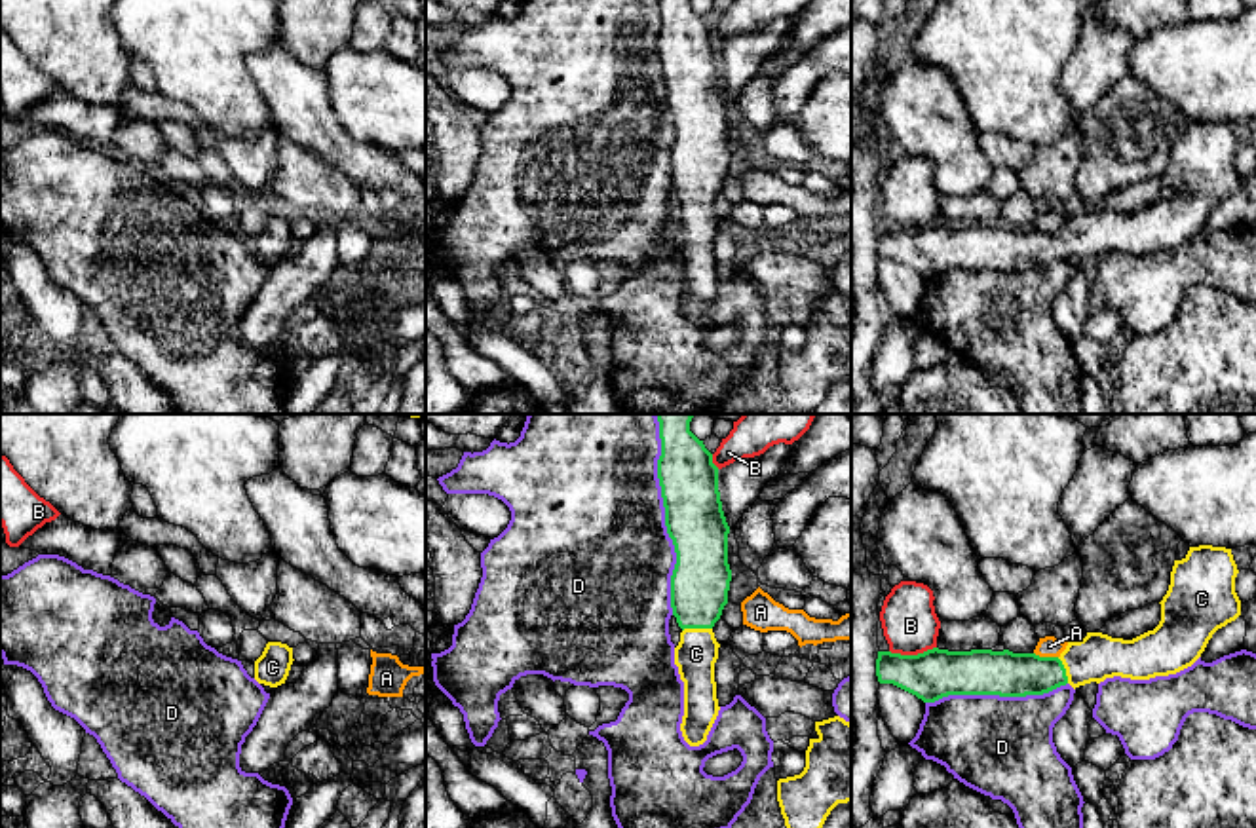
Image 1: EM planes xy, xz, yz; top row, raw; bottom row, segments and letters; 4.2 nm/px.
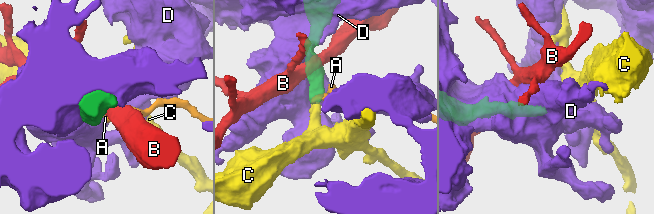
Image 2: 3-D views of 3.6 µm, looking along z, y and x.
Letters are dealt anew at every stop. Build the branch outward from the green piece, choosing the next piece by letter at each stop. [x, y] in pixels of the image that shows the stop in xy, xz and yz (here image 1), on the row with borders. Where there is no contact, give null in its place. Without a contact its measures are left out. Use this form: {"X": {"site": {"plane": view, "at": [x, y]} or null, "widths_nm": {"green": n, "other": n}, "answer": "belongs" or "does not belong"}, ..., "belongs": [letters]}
{"A": {"site": {"plane": "yz", "at": [1046, 658]}, "widths_nm": {"green": 190, "other": 90}, "answer": "does not belong"}, "B": {"site": {"plane": "yz", "at": [913, 656]}, "widths_nm": {"green": 200, "other": 240}, "answer": "does not belong"}, "C": {"site": {"plane": "xz", "at": [696, 627]}, "widths_nm": {"green": 240, "other": 180}, "answer": "belongs"}, "D": {"site": {"plane": "xz", "at": [666, 515]}, "widths_nm": {"green": 240, "other": 500}, "answer": "does not belong"}, "belongs": ["C"]}

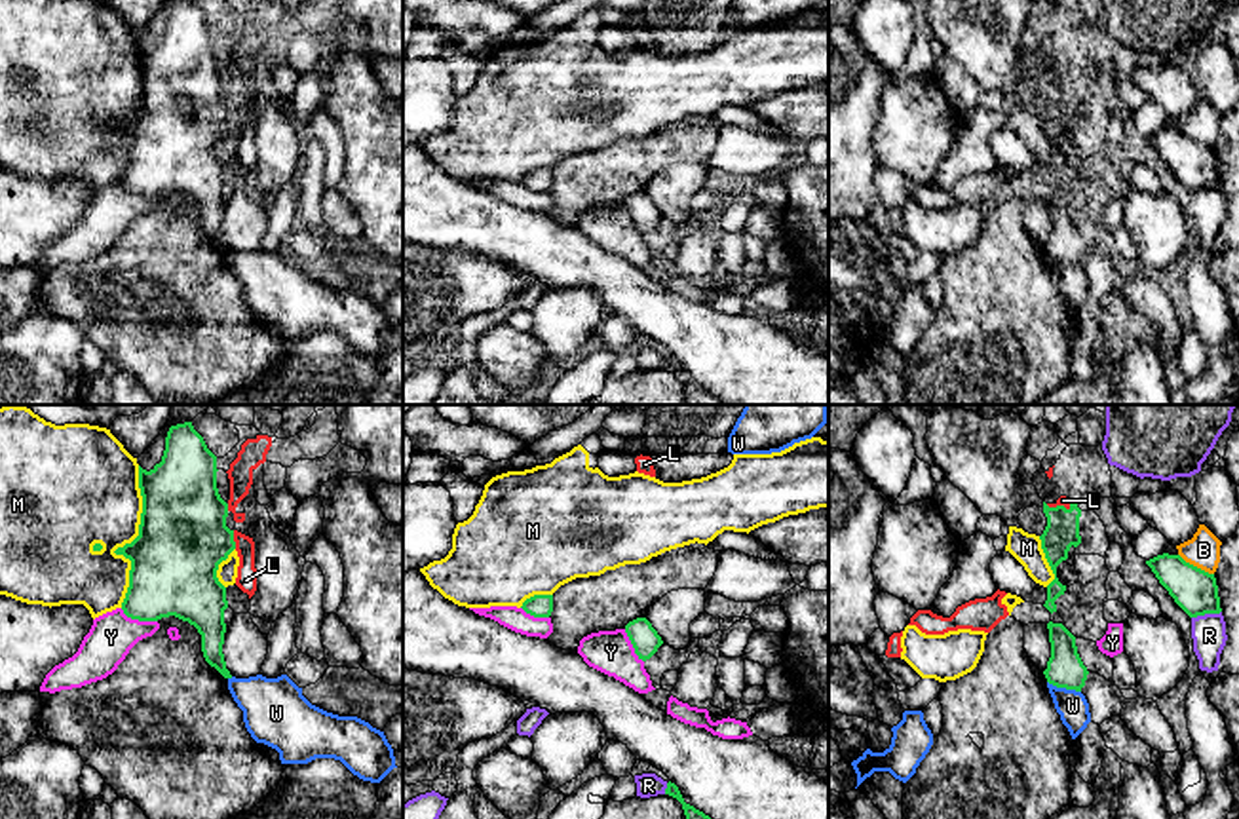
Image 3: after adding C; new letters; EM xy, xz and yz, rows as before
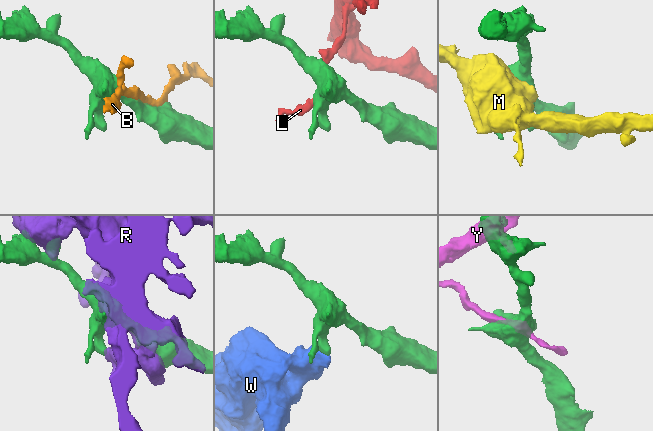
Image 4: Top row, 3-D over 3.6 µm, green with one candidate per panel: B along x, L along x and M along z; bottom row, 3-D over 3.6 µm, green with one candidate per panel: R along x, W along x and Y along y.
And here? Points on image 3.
{"B": {"site": {"plane": "yz", "at": [1196, 567]}, "widths_nm": {"green": 190, "other": 140}, "answer": "does not belong"}, "L": {"site": {"plane": "xy", "at": [232, 540]}, "widths_nm": {"green": 380, "other": 90}, "answer": "does not belong"}, "M": {"site": {"plane": "xy", "at": [132, 542]}, "widths_nm": {"green": 380, "other": 400}, "answer": "does not belong"}, "R": {"site": {"plane": "yz", "at": [1205, 612]}, "widths_nm": {"green": 190, "other": 140}, "answer": "does not belong"}, "W": {"site": {"plane": "yz", "at": [1065, 686]}, "widths_nm": {"green": 160, "other": 130}, "answer": "does not belong"}, "Y": {"site": {"plane": "xy", "at": [139, 620]}, "widths_nm": {"green": 360, "other": 190}, "answer": "does not belong"}, "belongs": []}

